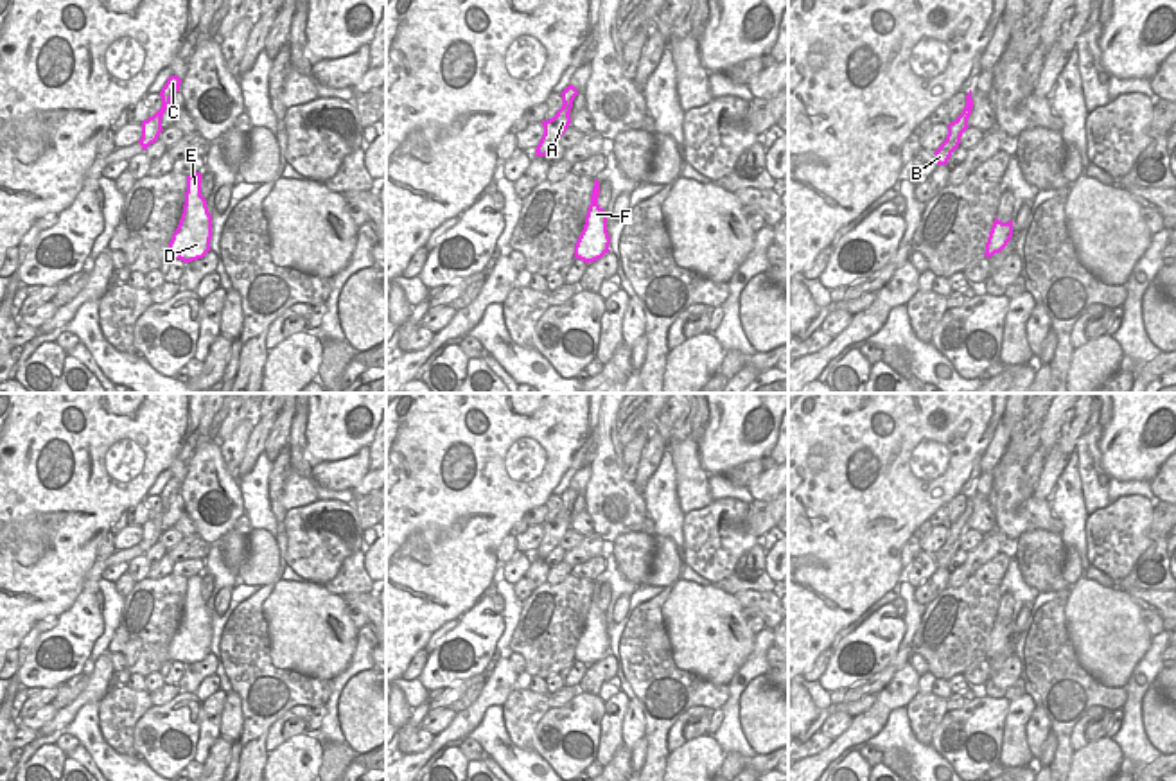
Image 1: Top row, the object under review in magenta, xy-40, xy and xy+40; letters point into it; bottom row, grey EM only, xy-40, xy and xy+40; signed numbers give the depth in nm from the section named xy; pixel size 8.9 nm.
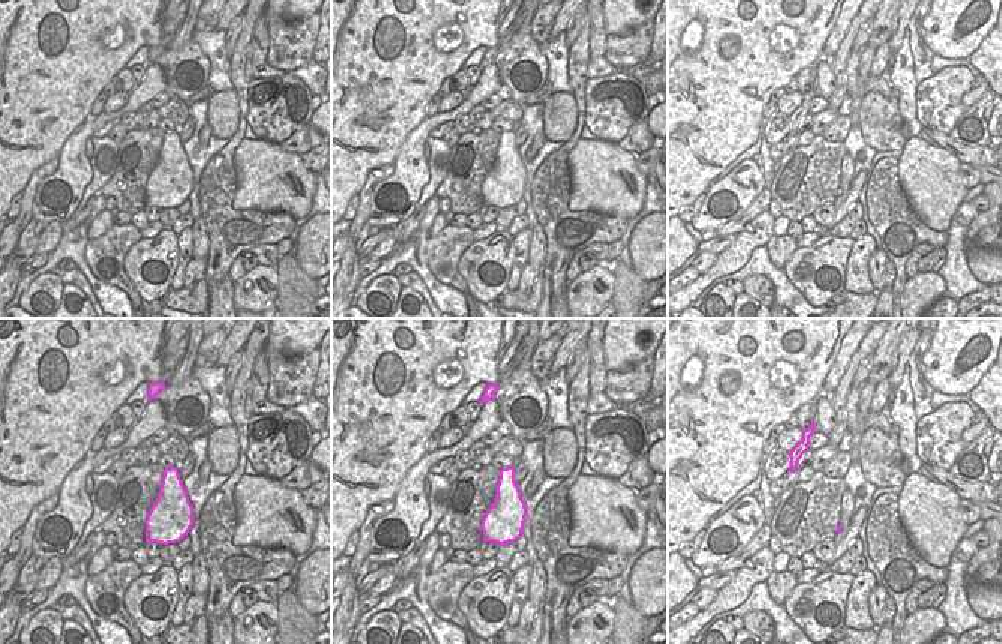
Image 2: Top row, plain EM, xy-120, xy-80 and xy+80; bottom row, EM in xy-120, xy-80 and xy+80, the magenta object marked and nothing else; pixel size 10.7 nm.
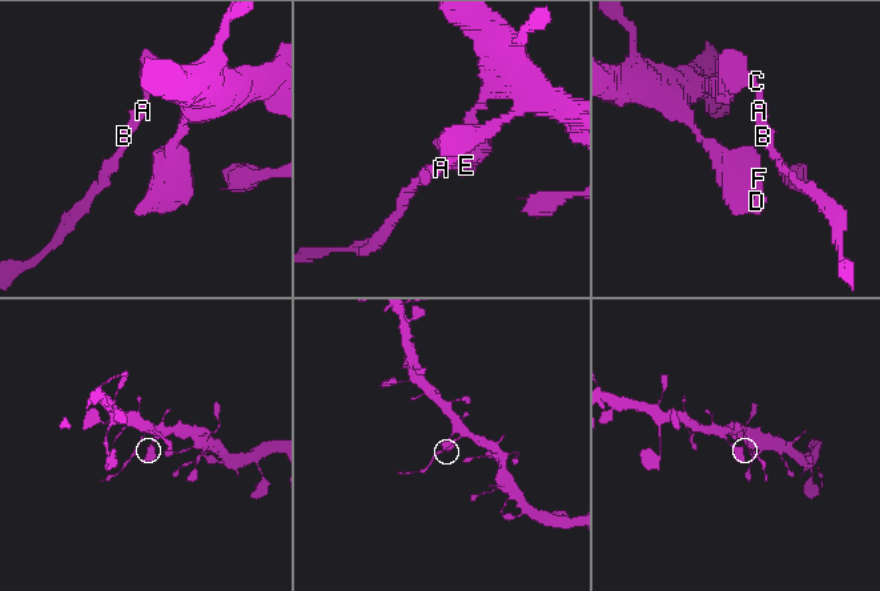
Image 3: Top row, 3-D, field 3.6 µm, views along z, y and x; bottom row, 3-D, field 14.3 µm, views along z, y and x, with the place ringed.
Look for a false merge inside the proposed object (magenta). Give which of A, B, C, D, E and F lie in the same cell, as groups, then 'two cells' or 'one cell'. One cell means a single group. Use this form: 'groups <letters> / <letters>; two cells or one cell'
groups A B / C D E F; two cells

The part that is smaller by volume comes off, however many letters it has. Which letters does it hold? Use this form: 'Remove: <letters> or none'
Remove: A, B.

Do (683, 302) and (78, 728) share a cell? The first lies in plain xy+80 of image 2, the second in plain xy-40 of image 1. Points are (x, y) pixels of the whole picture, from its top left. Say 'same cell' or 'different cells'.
different cells

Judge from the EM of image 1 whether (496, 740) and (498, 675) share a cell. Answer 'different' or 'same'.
different

